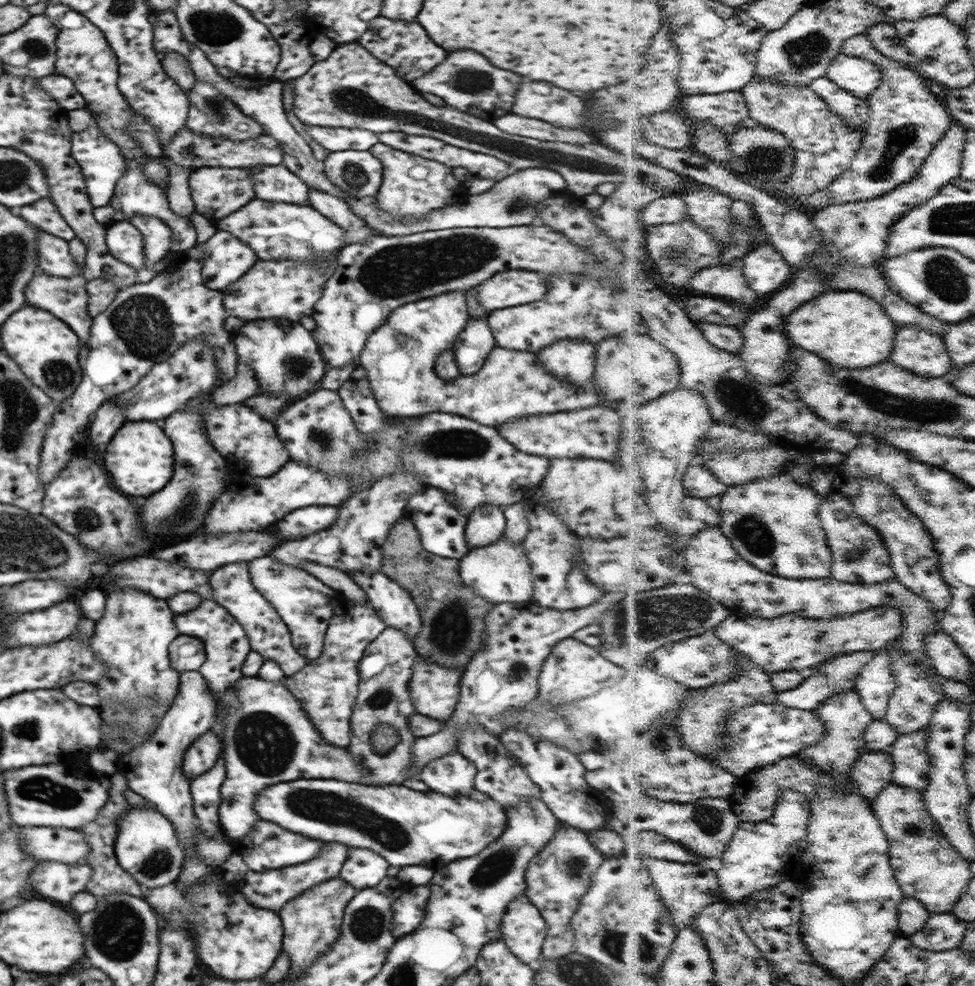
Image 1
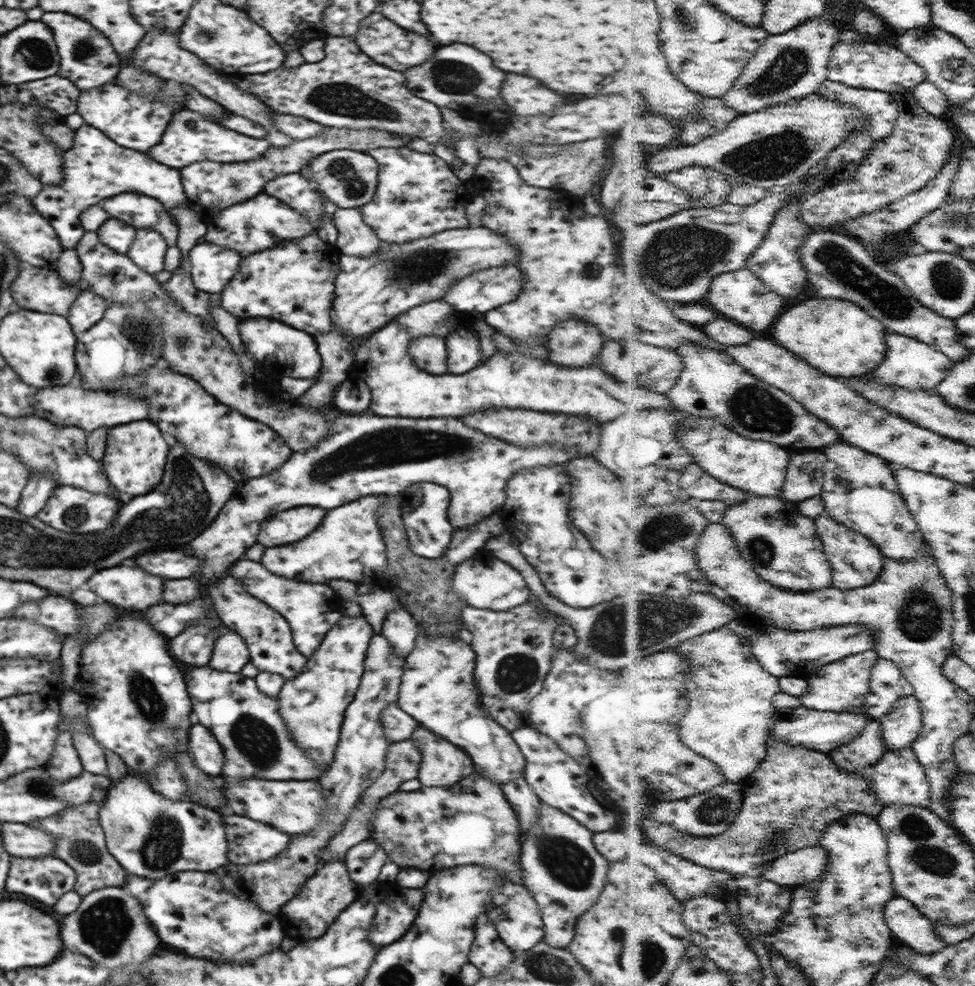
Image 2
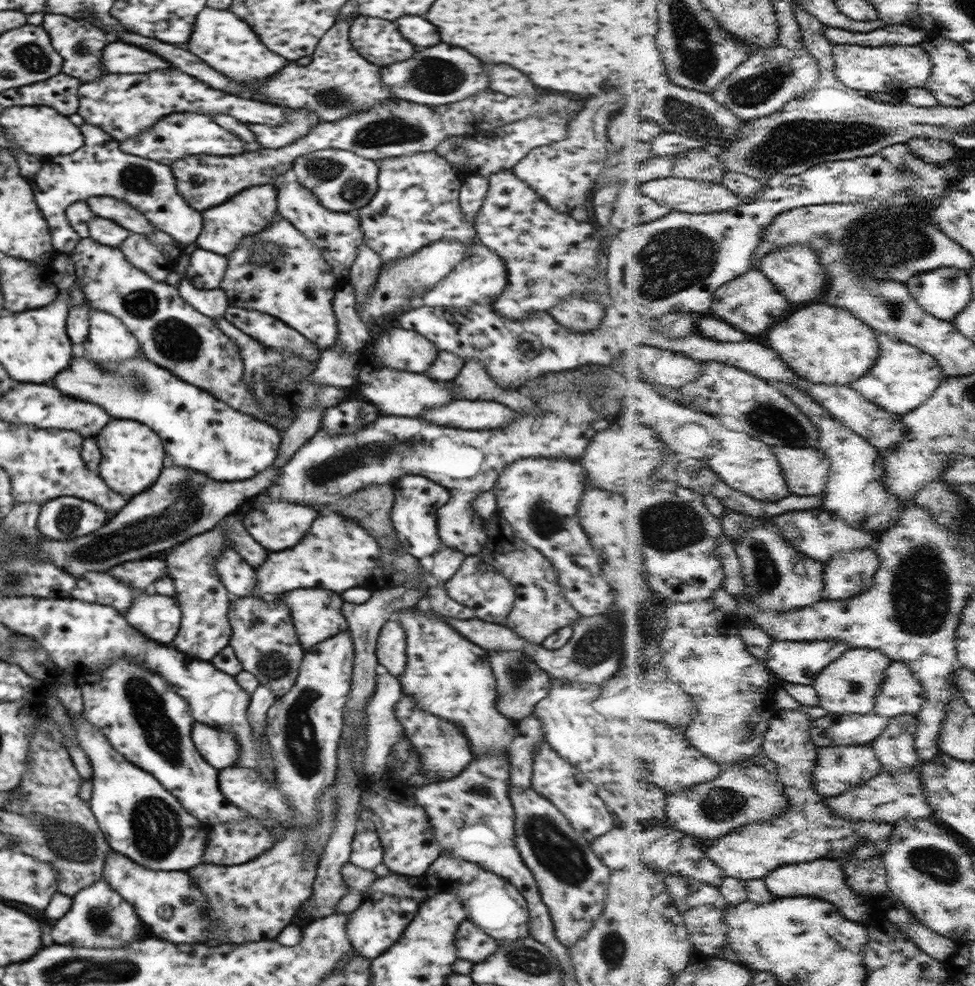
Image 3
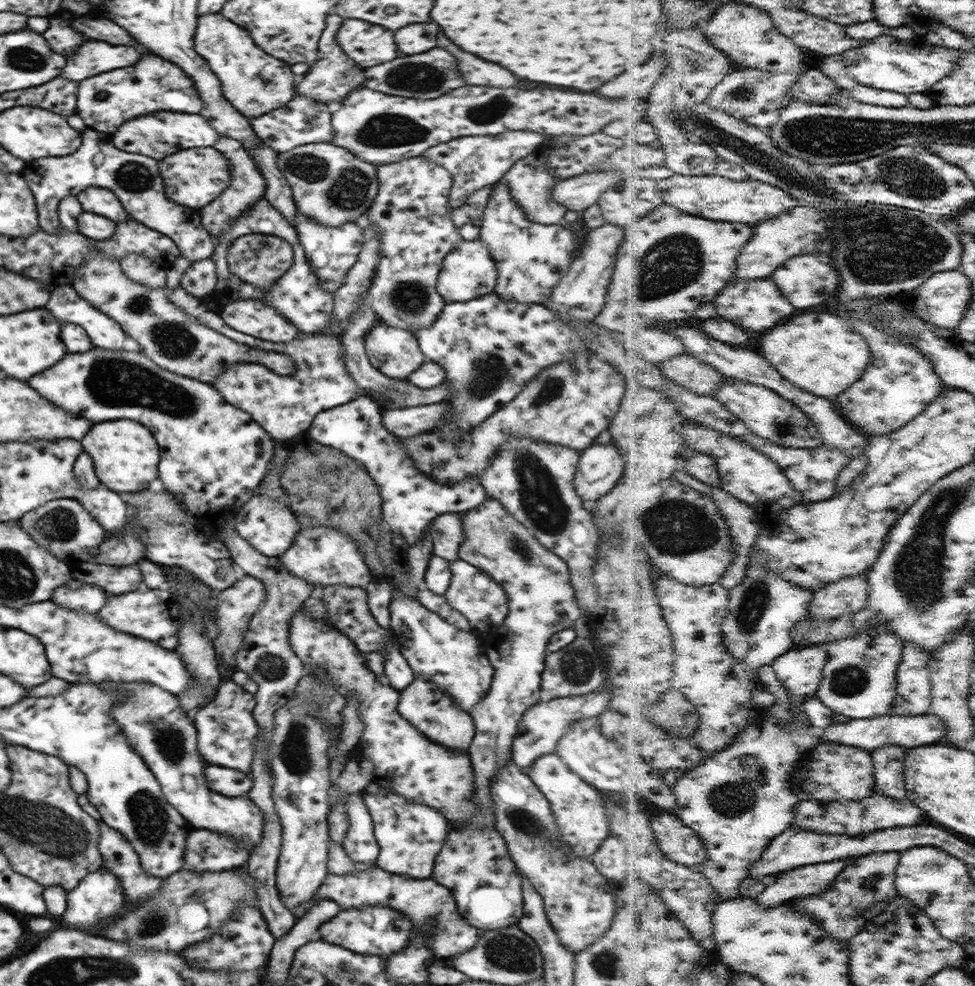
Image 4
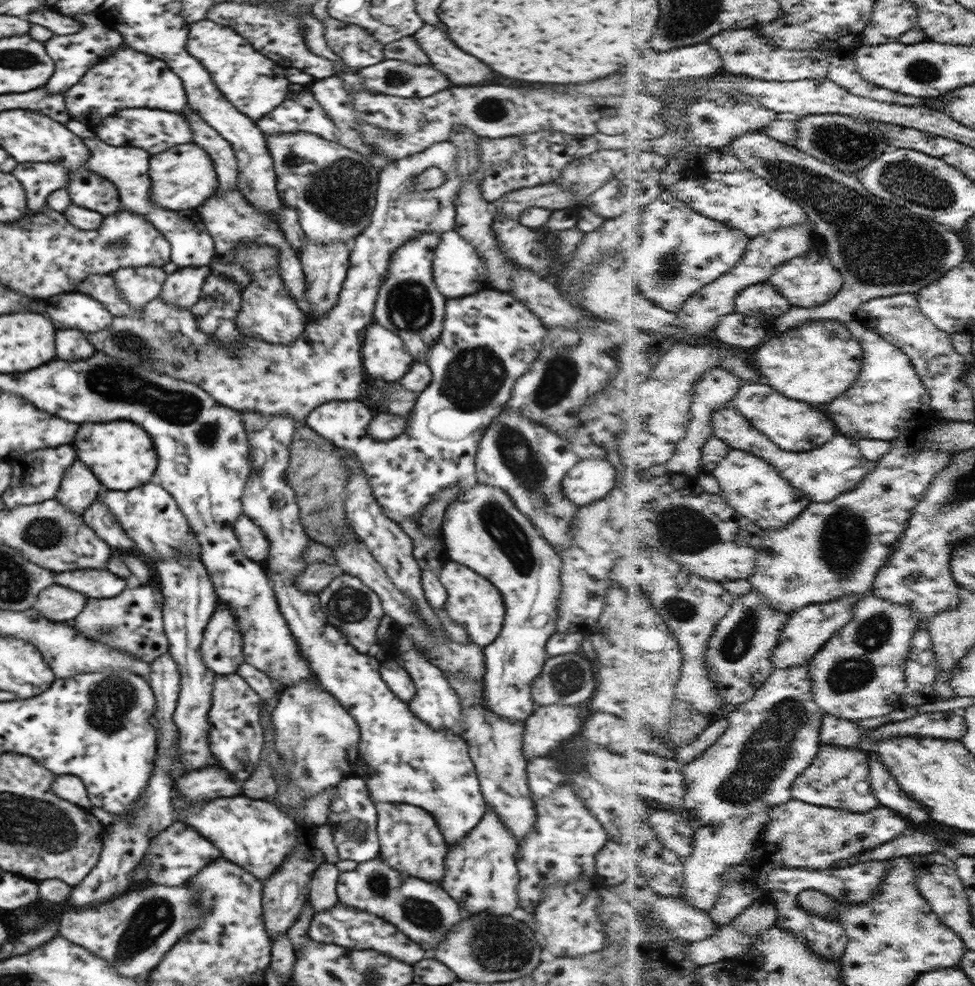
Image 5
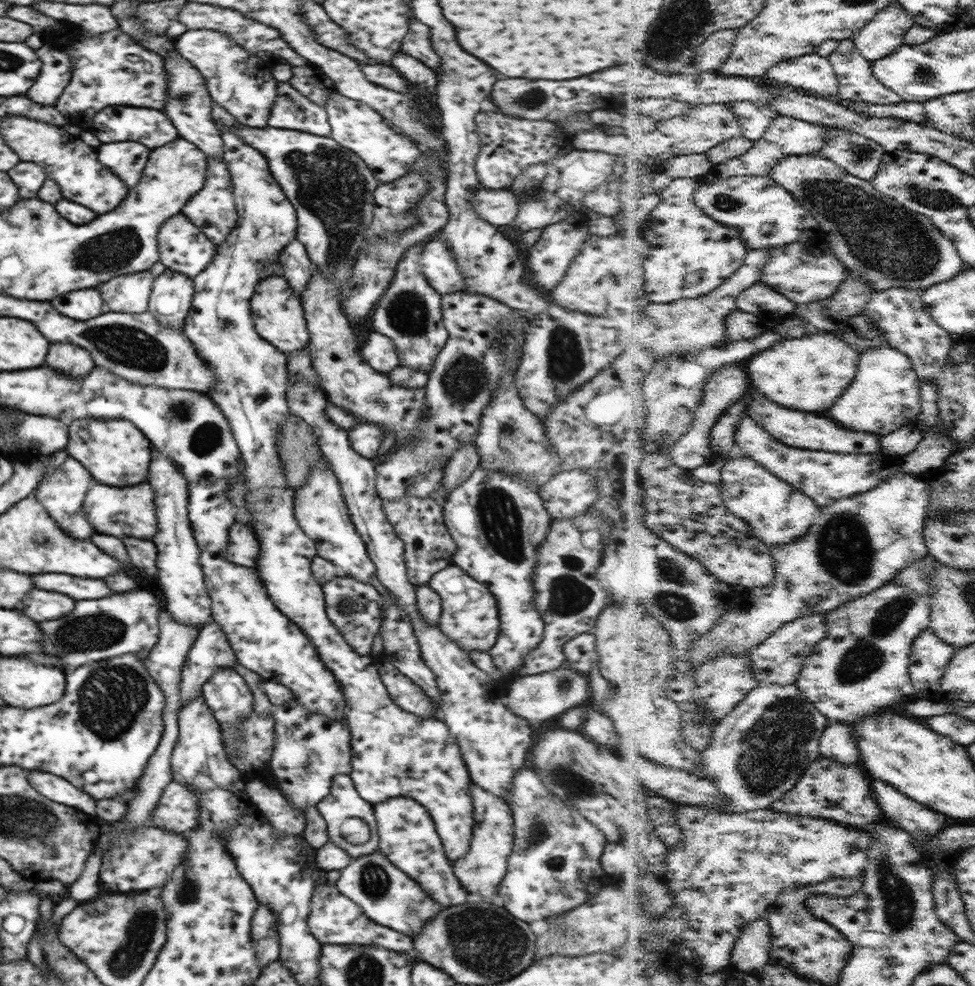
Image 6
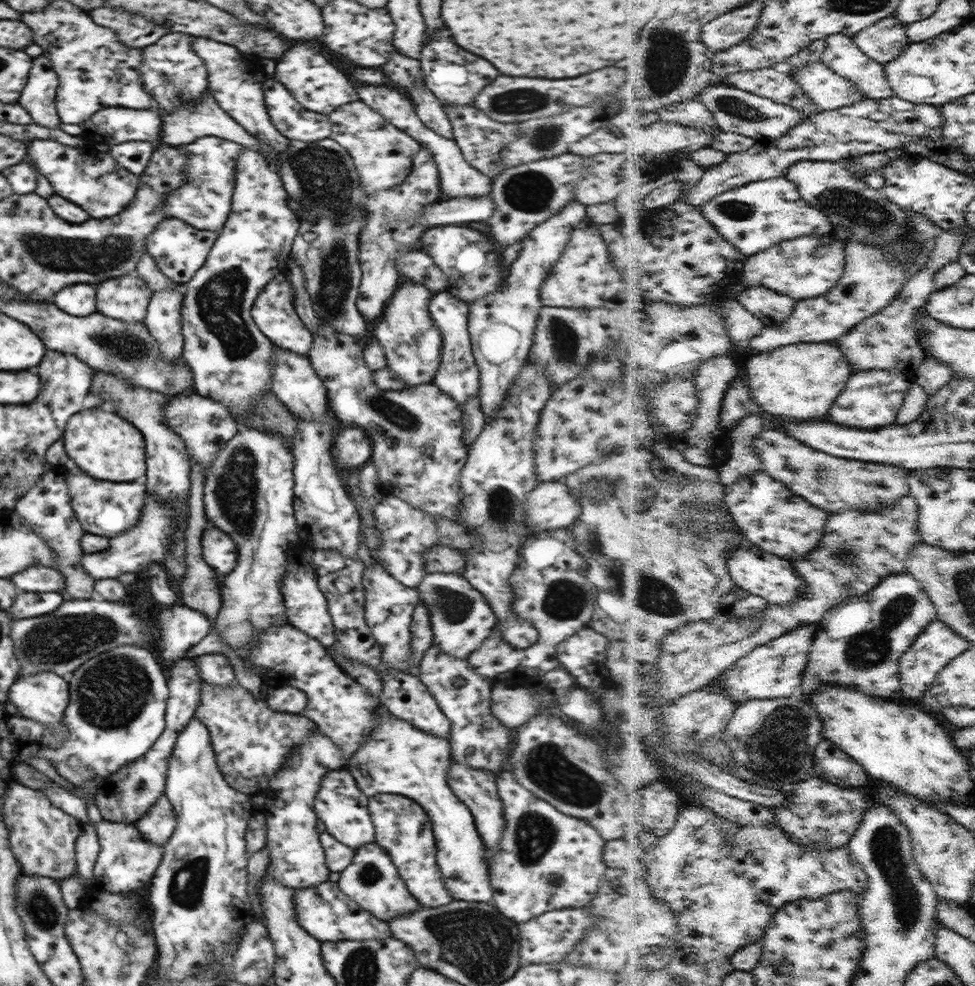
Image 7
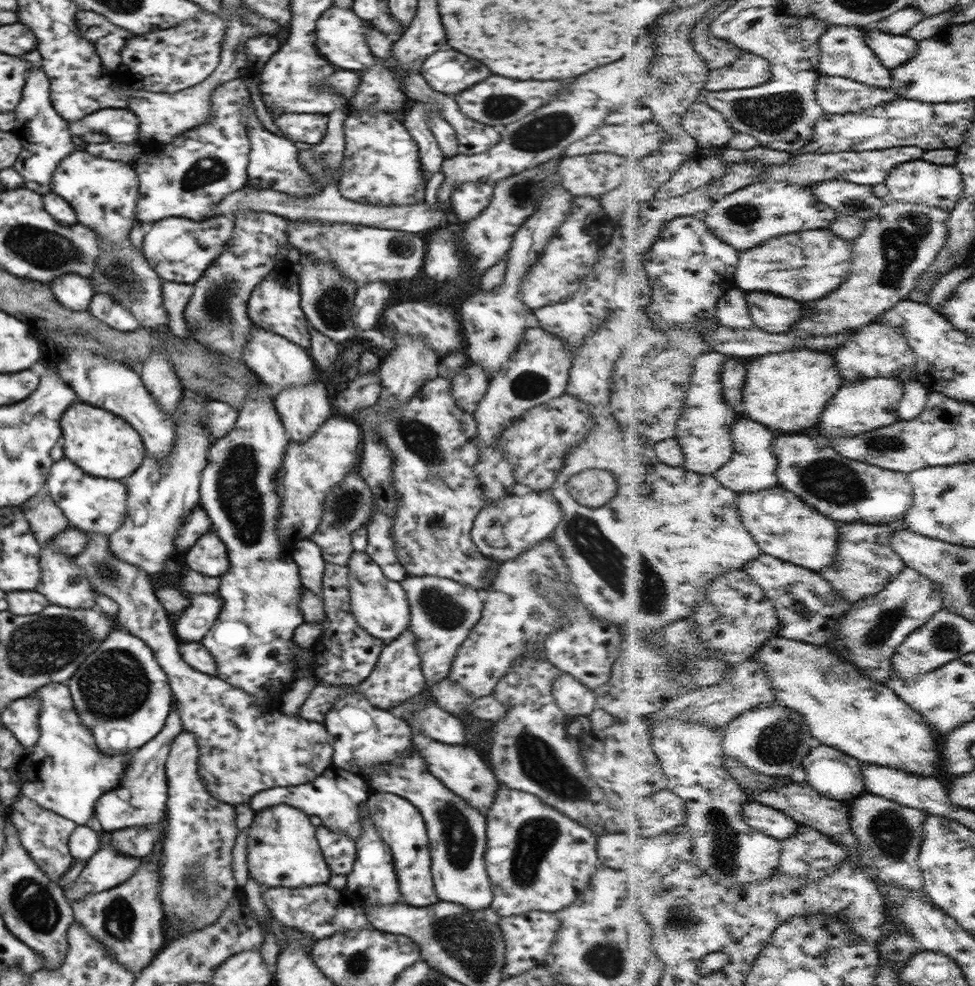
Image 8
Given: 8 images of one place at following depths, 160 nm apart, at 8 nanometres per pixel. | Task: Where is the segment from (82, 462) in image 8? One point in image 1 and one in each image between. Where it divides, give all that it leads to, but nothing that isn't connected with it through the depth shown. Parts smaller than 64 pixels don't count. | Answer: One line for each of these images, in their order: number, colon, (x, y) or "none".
1: (139, 458)
2: (136, 453)
3: (132, 455)
4: (125, 454)
5: (120, 453)
6: (114, 452)
7: (105, 446)

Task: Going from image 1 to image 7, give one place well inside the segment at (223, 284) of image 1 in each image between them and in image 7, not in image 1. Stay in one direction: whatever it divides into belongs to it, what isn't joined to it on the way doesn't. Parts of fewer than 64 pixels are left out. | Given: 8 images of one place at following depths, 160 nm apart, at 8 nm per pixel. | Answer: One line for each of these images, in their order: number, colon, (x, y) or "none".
2: (212, 267)
3: (207, 269)
4: (199, 280)
5: (183, 288)
6: (172, 293)
7: (163, 318)

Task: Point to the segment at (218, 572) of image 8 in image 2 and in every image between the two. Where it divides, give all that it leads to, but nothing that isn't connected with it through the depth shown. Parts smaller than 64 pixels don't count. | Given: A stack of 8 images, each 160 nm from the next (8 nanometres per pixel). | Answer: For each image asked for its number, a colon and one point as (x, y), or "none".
2: (287, 527)
3: (276, 525)
4: (269, 526)
5: (255, 546)
6: (244, 549)
7: (219, 551)

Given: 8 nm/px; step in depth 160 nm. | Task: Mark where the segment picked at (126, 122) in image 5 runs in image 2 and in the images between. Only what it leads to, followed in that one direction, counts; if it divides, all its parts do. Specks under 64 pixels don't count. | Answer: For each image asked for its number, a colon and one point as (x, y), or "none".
2: (189, 138)
3: (180, 135)
4: (165, 133)

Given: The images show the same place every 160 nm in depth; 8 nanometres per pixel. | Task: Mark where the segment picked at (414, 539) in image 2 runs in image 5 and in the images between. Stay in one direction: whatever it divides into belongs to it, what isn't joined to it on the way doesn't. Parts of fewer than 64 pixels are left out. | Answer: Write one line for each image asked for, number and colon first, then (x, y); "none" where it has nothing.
3: (417, 501)
4: (410, 500)
5: (489, 339)

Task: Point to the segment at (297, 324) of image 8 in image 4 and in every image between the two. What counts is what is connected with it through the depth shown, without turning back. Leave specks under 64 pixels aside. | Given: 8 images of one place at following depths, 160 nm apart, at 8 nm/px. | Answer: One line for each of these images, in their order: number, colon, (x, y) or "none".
4: (260, 260)
5: (268, 312)
6: (276, 310)
7: (273, 311)

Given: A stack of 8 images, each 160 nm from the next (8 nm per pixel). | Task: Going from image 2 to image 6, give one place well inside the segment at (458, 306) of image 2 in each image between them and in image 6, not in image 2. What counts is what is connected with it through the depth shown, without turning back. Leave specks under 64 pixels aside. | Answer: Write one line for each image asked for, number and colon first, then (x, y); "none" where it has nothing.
3: (480, 278)
4: (468, 271)
5: (458, 269)
6: (438, 265)

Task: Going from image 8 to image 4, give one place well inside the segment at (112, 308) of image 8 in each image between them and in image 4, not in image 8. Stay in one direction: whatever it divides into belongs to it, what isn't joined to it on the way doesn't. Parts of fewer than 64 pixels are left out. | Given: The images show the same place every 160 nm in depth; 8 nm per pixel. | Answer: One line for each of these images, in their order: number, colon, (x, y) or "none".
4: (137, 267)
5: (137, 286)
6: (129, 294)
7: (126, 298)

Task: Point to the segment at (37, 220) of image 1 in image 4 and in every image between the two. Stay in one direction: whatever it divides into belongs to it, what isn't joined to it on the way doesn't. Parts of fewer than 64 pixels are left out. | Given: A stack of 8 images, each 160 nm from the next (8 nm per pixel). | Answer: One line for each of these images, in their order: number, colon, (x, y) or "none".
2: (96, 168)
3: (99, 167)
4: (135, 179)

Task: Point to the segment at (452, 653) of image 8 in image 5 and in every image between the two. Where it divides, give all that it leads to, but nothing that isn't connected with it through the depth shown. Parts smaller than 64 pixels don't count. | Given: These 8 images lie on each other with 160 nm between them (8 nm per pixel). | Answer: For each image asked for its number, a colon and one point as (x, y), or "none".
5: (473, 602)
6: (469, 617)
7: (461, 620)

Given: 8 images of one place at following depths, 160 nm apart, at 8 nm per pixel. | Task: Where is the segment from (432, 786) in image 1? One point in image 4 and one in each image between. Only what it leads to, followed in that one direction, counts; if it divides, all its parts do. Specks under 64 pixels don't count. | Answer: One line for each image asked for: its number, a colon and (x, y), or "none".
2: (442, 764)
3: (444, 751)
4: (430, 709)

